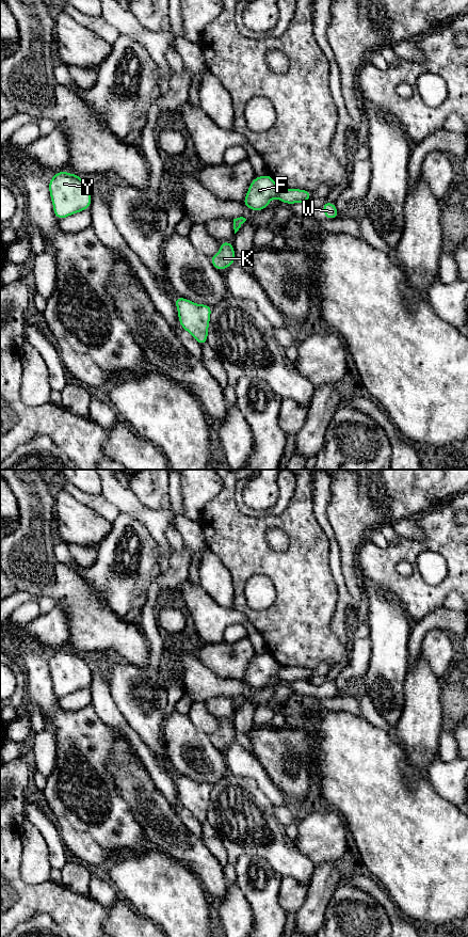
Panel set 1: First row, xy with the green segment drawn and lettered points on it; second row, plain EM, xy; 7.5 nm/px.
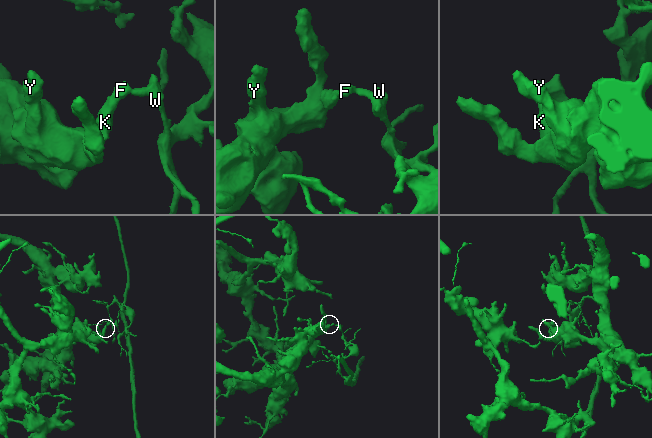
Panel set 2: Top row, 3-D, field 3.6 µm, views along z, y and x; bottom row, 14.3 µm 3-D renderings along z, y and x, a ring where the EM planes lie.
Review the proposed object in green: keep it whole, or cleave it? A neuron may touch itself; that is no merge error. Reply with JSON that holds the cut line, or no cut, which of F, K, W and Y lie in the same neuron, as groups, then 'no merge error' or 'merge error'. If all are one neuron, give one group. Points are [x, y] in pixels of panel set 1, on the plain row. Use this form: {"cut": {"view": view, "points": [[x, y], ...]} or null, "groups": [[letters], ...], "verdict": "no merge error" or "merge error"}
{"cut": {"view": "xy", "points": [[280, 666], [276, 675]]}, "groups": [["F", "K", "Y"], ["W"]], "verdict": "merge error"}

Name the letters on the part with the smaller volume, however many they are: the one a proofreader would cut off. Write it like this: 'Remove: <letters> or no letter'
Remove: W

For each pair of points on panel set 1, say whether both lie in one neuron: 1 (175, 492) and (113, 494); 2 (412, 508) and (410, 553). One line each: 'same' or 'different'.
1: different
2: different

